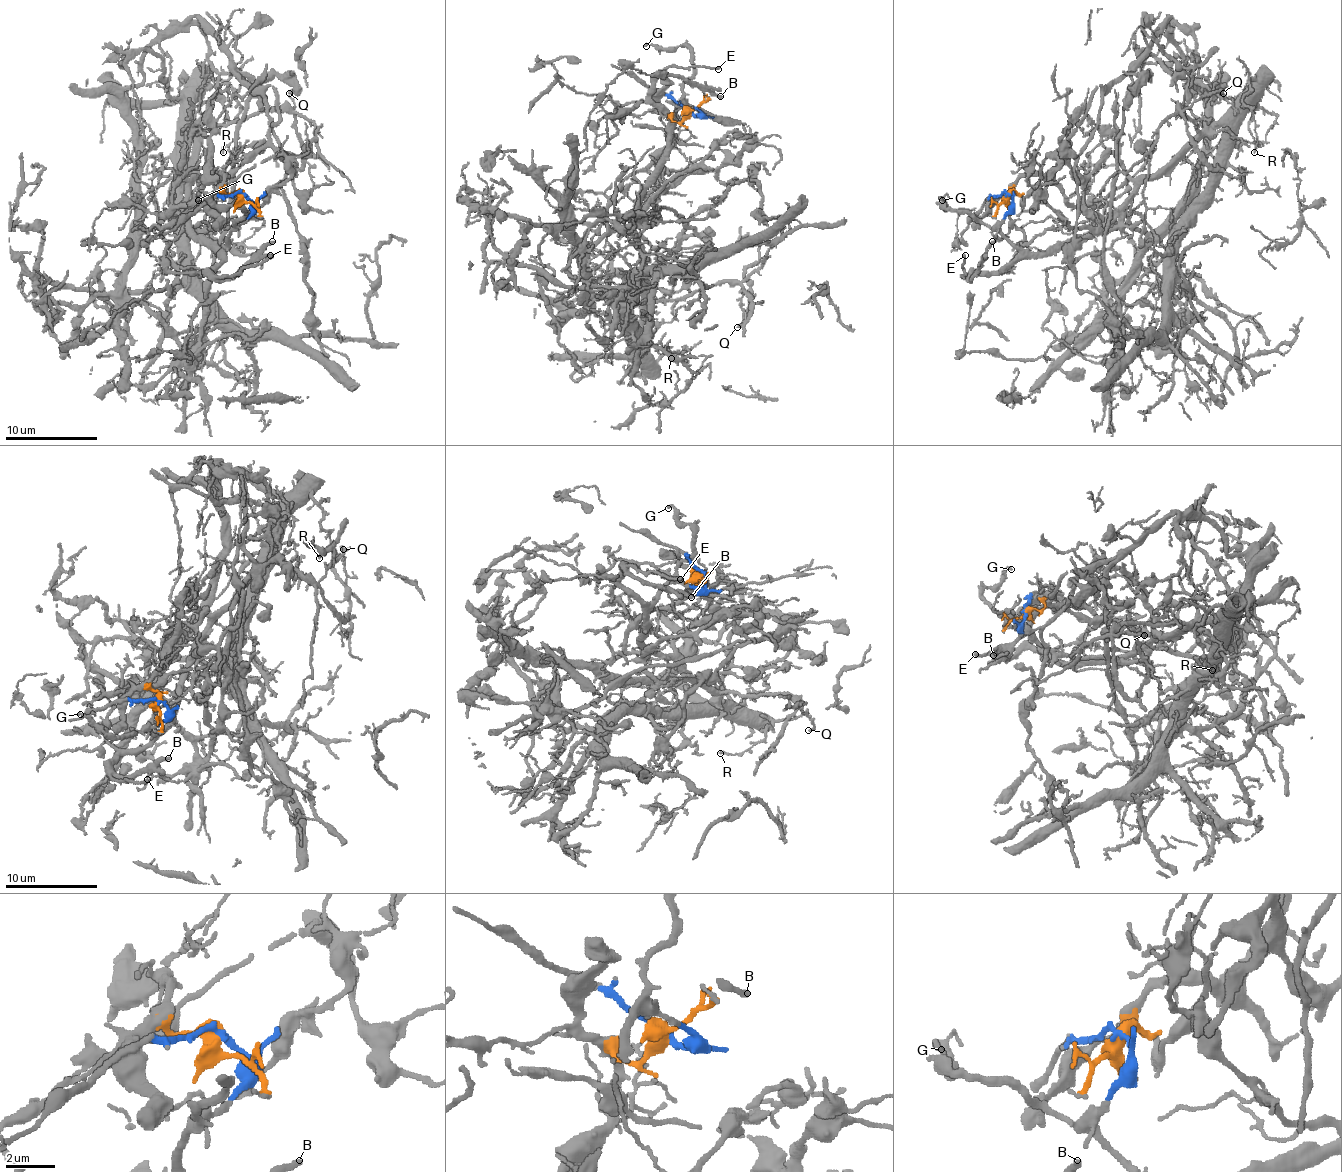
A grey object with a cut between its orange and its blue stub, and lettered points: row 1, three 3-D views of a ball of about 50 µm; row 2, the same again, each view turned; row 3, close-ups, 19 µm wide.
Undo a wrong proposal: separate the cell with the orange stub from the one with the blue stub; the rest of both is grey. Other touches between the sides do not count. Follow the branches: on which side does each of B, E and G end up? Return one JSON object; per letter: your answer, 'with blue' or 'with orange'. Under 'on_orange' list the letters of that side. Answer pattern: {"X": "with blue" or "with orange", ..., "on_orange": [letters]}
{"B": "with blue", "E": "with blue", "G": "with blue", "on_orange": []}

